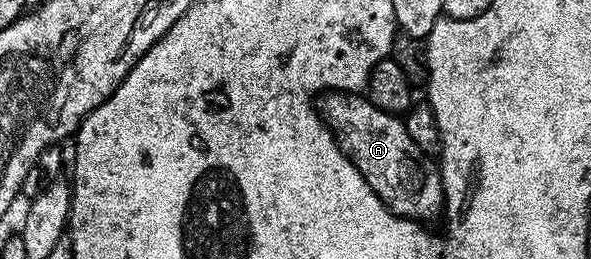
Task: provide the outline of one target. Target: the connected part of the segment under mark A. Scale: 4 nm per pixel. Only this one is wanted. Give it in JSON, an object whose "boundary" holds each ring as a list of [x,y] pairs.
{"boundary":[[[329,91],[324,94],[320,102],[319,112],[328,125],[329,130],[333,132],[333,137],[337,140],[337,146],[345,152],[351,159],[353,166],[363,175],[363,179],[379,195],[379,199],[396,217],[405,217],[409,221],[419,221],[430,223],[442,216],[443,206],[445,204],[445,188],[441,186],[441,171],[436,160],[431,159],[430,154],[424,153],[407,135],[407,127],[400,116],[379,111],[369,102],[368,96],[350,95],[348,93],[338,93]]]}

